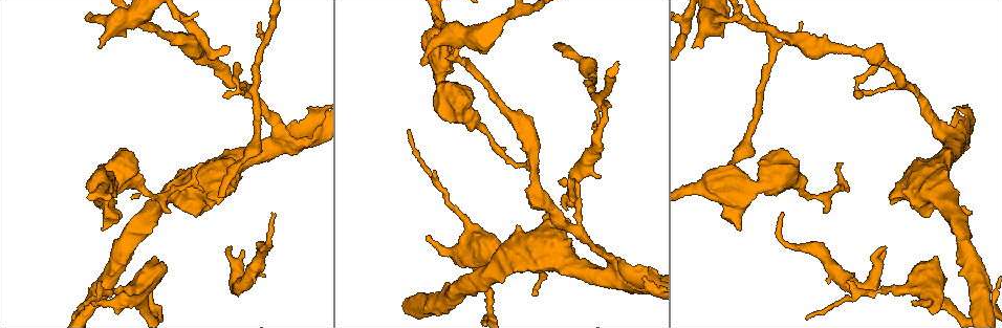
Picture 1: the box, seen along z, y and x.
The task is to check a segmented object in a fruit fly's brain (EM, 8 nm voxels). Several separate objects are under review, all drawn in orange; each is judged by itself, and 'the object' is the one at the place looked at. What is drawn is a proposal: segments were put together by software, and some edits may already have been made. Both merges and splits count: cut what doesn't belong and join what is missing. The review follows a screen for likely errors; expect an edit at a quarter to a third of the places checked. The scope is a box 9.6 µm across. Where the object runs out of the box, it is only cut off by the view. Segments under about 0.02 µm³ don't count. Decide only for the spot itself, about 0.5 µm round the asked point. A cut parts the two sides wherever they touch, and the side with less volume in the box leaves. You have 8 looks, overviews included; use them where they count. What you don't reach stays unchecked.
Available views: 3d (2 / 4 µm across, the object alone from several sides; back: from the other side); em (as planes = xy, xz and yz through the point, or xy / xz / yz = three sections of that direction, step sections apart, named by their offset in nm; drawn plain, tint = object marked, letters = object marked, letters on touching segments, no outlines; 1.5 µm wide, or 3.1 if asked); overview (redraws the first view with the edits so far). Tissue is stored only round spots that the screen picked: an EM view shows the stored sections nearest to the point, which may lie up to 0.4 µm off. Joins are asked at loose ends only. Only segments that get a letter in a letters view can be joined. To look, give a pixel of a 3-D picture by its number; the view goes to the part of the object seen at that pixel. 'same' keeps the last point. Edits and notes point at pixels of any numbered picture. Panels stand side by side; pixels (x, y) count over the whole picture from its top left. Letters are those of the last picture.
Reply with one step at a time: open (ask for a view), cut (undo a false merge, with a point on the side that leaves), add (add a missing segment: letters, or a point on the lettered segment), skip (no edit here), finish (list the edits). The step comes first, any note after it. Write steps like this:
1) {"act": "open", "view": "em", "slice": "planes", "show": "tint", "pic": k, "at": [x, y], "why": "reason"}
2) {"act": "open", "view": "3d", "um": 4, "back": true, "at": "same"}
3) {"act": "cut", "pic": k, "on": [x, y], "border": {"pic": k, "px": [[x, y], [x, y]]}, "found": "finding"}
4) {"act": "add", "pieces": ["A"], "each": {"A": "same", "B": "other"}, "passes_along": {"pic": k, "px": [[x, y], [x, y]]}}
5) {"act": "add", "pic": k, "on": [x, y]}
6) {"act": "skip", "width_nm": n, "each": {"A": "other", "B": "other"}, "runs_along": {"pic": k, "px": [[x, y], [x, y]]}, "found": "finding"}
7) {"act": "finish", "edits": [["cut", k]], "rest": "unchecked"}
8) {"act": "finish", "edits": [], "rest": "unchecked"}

{"act": "open", "view": "em", "slice": "planes", "show": "letters", "pic": 1, "at": [577, 182], "why": "sharp bend"}

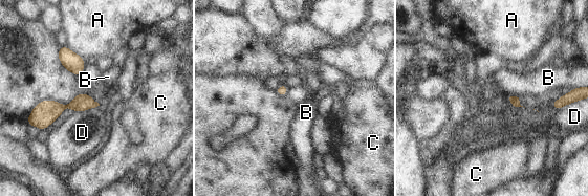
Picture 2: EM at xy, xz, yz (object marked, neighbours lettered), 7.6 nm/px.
{"act": "skip", "each": {"A": "other", "B": "other", "C": "other", "D": "other"}, "border": {"pic": 2, "px": [[99, 105], [74, 112]]}, "found": "all the same neuron"}

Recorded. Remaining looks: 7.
{"act": "open", "view": "em", "slice": "yz", "step": 4, "show": "letters", "pic": 1, "at": [608, 107], "why": "tapers out"}

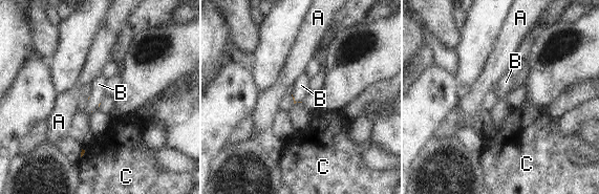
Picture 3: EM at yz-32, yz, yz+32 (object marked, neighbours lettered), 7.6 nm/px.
{"act": "open", "view": "em", "slice": "planes", "show": "letters", "at": "same"}

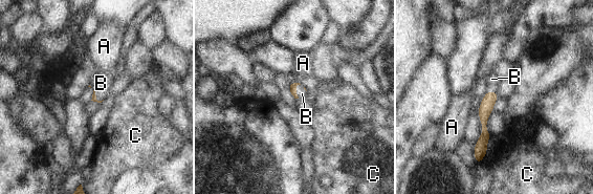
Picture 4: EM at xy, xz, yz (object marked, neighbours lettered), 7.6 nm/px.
{"act": "add", "pieces": ["B"], "each": {"A": "other", "B": "same", "C": "other"}, "found": "it goes on there"}

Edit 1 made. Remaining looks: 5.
{"act": "open", "view": "overview"}

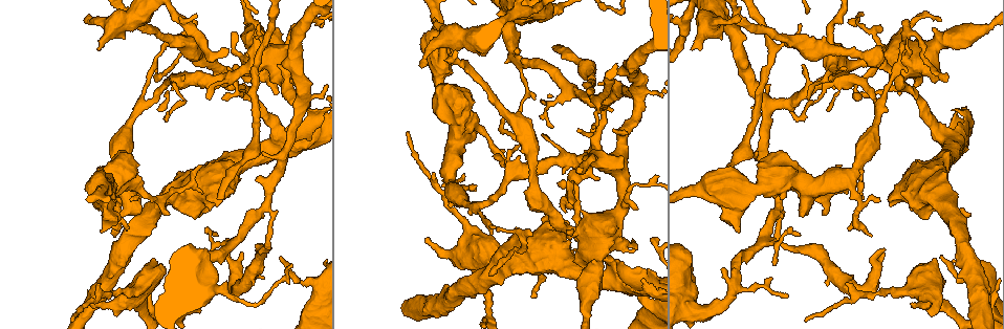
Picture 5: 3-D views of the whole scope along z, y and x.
{"act": "open", "view": "3d", "um": 4, "pic": 5, "at": [199, 164]}

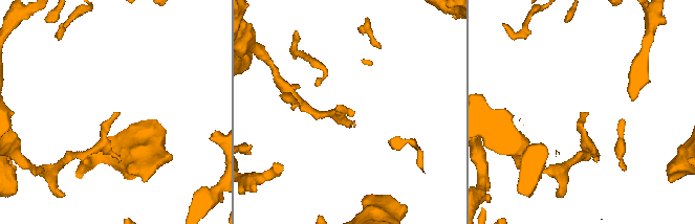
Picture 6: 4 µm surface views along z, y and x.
{"act": "open", "view": "em", "slice": "yz", "step": 4, "show": "letters", "pic": 6, "at": [587, 115]}

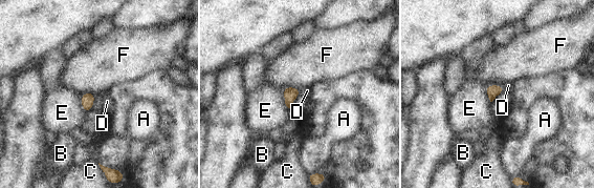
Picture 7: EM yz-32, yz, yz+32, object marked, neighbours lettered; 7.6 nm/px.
{"act": "open", "view": "em", "slice": "planes", "show": "letters", "at": "same"}

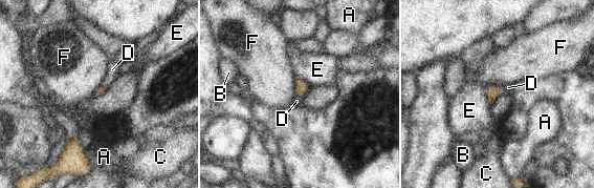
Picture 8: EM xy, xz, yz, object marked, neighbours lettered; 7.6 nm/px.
{"act": "add", "pieces": ["D"], "each": {"A": "other", "B": "other", "C": "other", "D": "same", "E": "other", "F": "other"}, "passes_along": {"pic": 8, "px": [[492, 92], [497, 87], [508, 87]]}, "found": "the neuron continues"}

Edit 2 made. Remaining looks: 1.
{"act": "finish", "edits": [["add", 4], ["add", 8]], "rest": "unchecked"}

